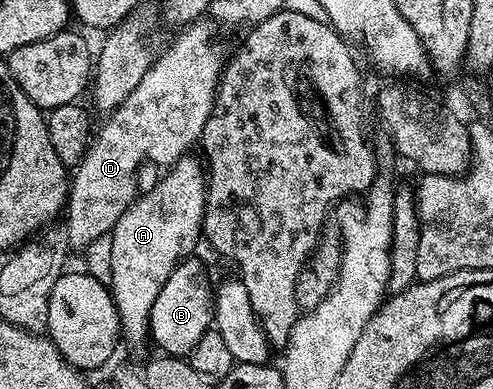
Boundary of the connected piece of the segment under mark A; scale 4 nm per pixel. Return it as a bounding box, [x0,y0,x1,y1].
[110,154,208,344]

